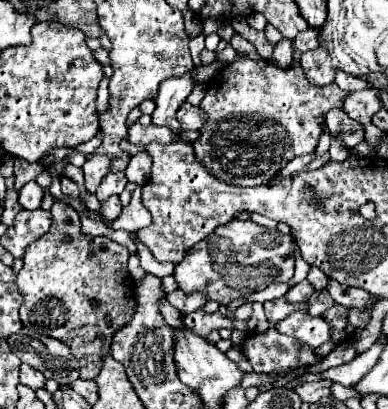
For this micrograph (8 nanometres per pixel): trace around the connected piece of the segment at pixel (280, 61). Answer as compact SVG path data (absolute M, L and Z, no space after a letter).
M282 39L276 47L274 47L274 55L272 55L272 61L282 67L282 69L288 69L292 65L292 39Z

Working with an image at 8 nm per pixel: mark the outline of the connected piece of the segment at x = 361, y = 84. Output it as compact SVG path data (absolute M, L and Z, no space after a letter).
M336 71L336 81L334 81L340 89L344 89L346 93L350 91L358 91L358 89L366 89L368 83L364 79L358 79L358 77L352 77L352 75L346 75L344 71Z

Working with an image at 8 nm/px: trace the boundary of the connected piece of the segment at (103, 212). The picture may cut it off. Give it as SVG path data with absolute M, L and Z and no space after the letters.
M110 197L108 201L104 201L98 209L98 215L104 219L104 221L114 221L122 211L122 205L120 205L120 199L118 197Z

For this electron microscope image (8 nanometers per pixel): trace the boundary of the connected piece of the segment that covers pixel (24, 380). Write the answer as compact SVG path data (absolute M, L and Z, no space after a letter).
M22 365L20 367L20 383L28 385L30 389L36 391L36 389L42 389L46 385L46 377L40 371L32 369L30 365Z

